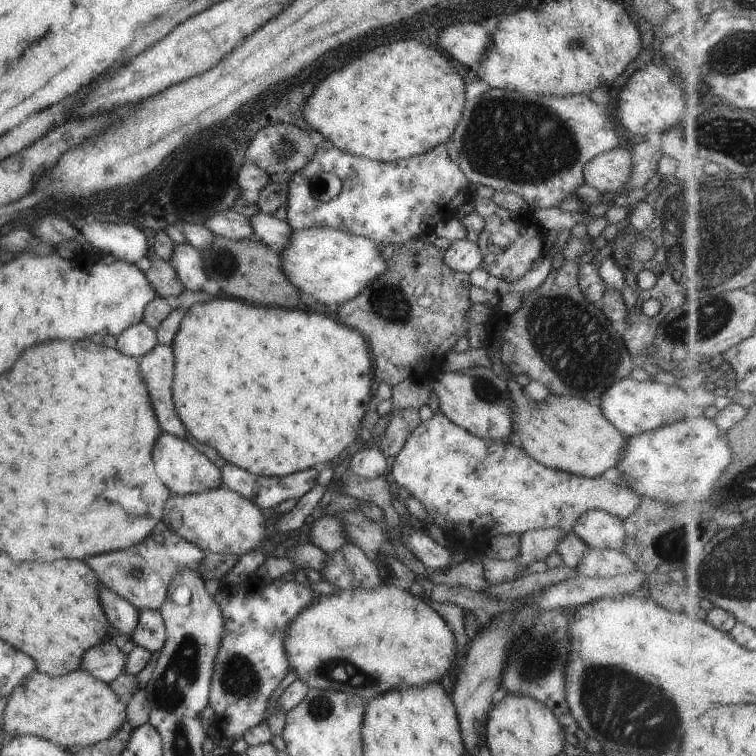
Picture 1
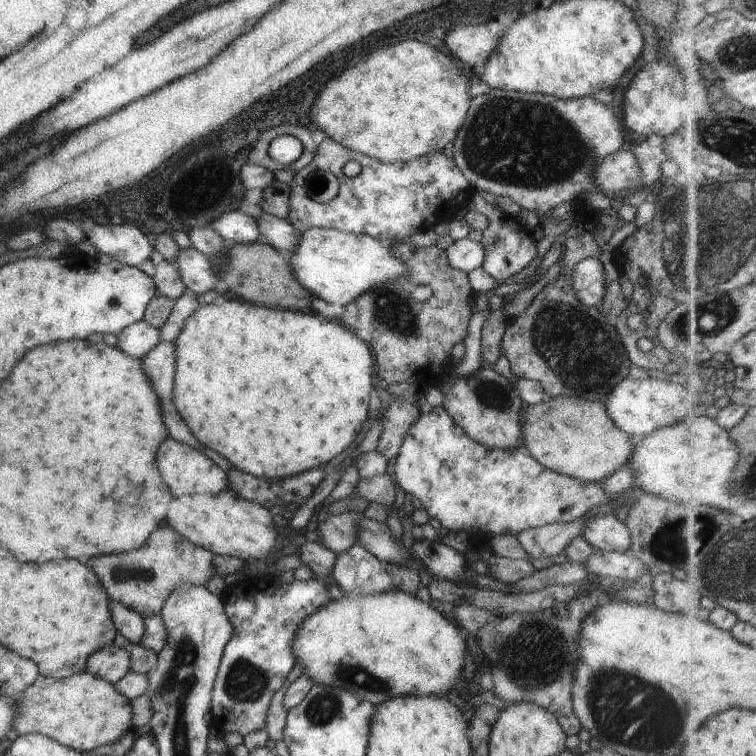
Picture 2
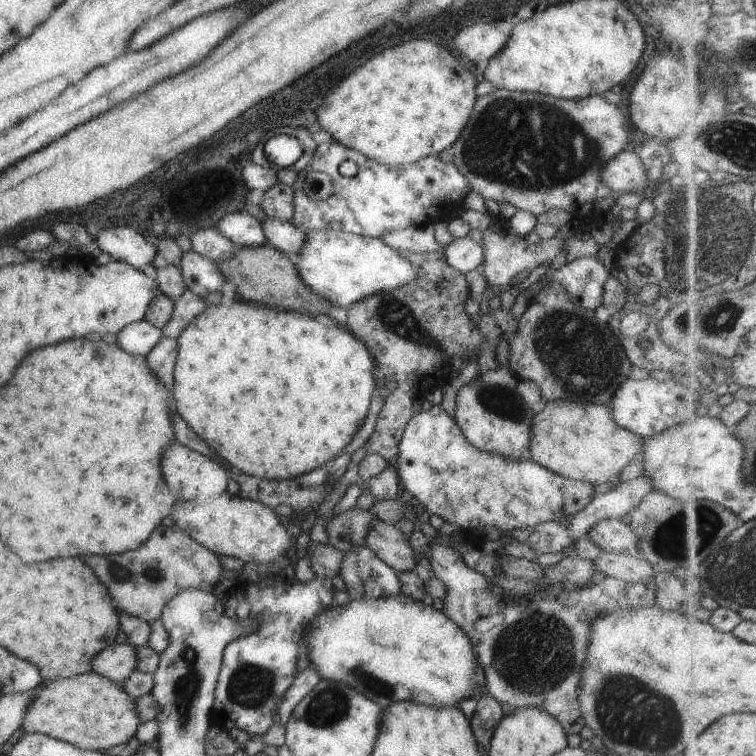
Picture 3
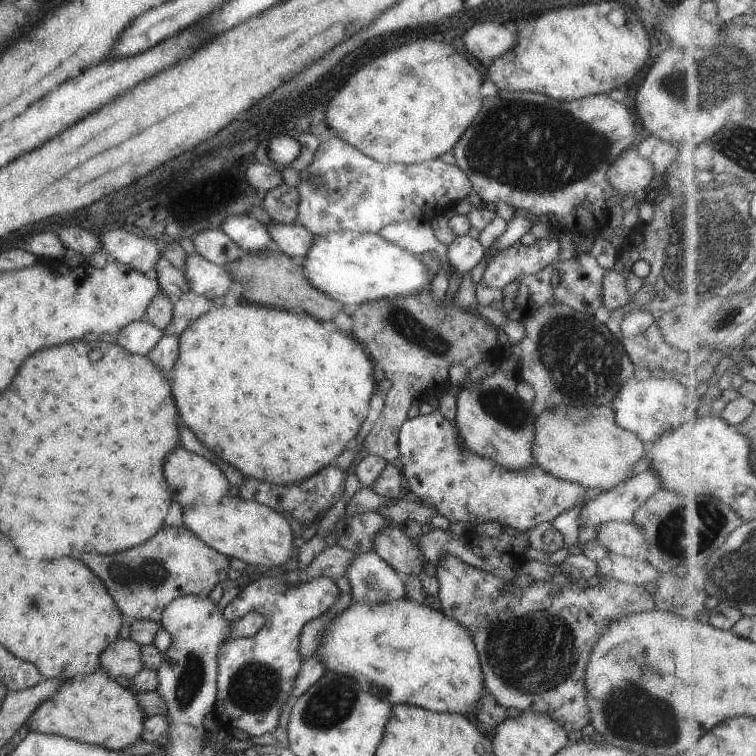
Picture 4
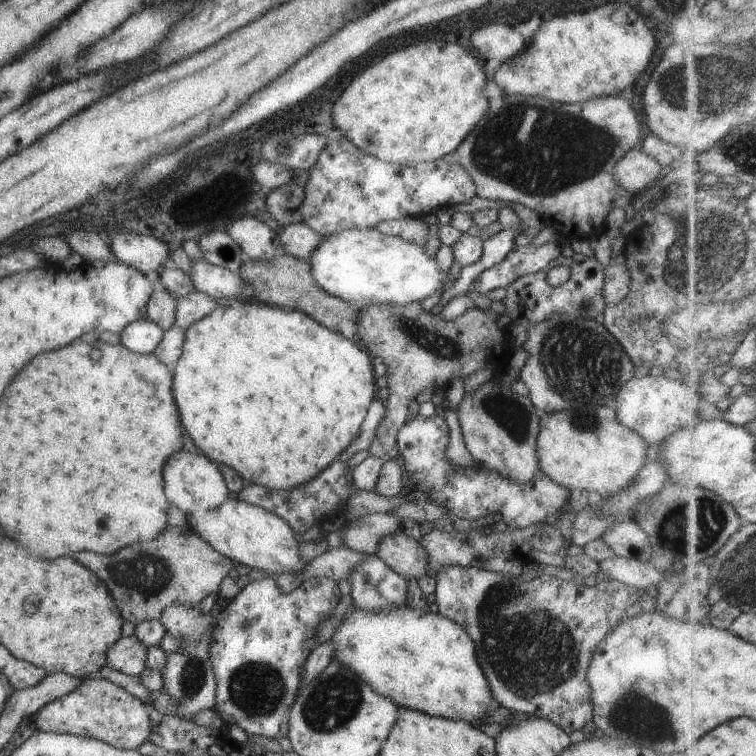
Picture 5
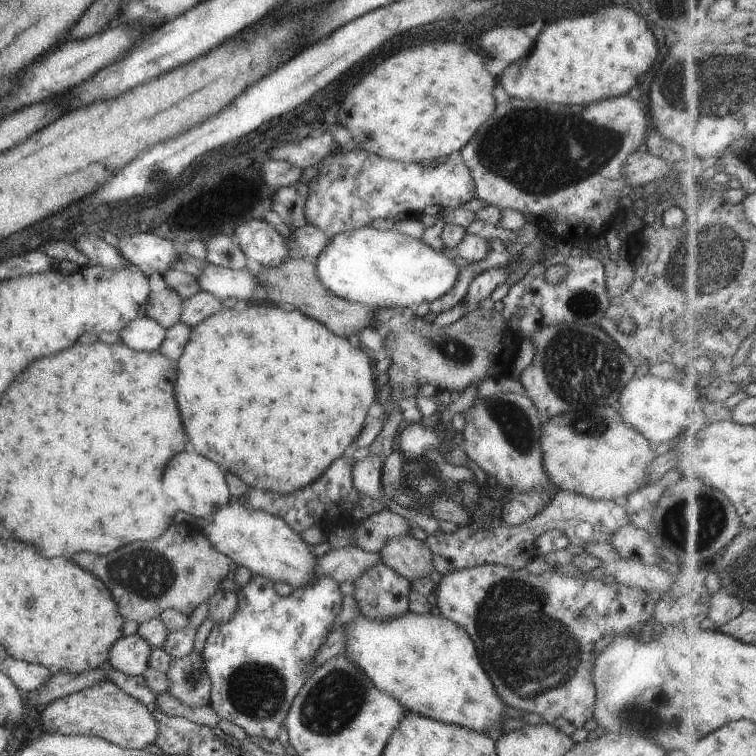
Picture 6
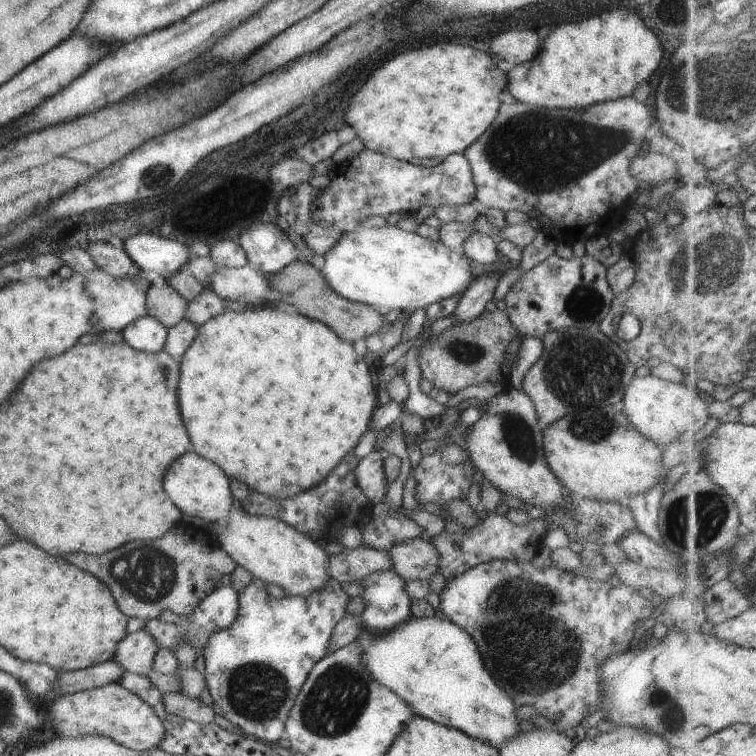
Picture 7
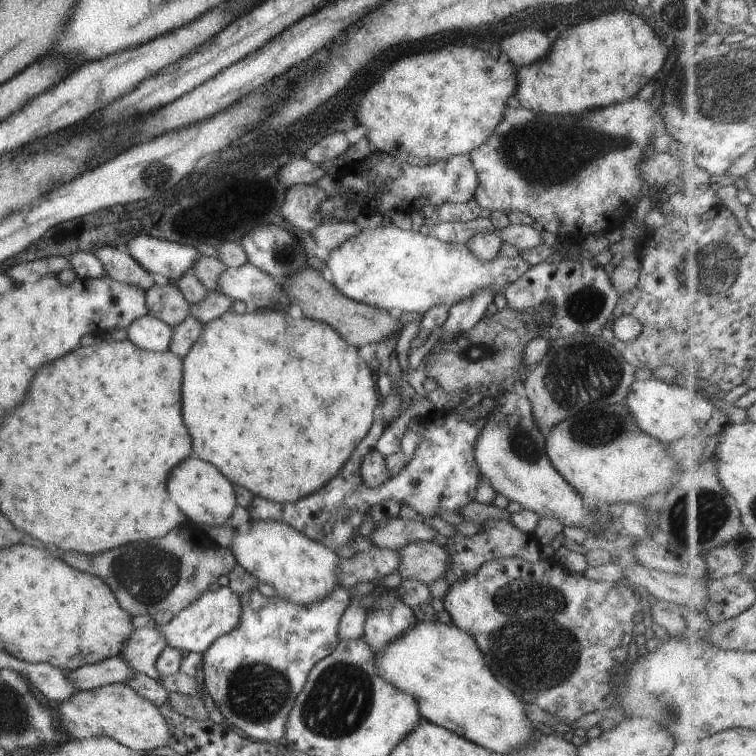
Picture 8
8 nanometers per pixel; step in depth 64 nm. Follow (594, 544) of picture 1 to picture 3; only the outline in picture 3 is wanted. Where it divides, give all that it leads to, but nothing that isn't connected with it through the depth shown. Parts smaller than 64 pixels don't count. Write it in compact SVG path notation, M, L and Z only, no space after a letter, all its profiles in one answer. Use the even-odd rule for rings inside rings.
M601 520L591 526L587 535L602 551L612 551L633 557L640 556L639 538L635 535L633 527L626 521Z

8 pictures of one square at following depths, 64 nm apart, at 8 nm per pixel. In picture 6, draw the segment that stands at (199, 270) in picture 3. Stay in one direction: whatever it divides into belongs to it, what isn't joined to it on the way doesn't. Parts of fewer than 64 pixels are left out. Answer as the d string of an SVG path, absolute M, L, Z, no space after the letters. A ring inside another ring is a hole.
M205 264L202 274L197 276L199 291L209 292L220 301L226 298L236 298L241 304L254 301L251 294L257 286L257 280L246 268L227 270L226 268Z

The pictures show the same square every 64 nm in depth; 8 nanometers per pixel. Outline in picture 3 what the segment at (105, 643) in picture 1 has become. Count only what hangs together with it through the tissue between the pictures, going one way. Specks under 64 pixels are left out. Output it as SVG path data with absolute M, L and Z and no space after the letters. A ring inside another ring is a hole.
M114 642L91 658L90 672L100 674L111 682L119 683L136 669L135 664L137 664L135 647L129 642L125 644Z

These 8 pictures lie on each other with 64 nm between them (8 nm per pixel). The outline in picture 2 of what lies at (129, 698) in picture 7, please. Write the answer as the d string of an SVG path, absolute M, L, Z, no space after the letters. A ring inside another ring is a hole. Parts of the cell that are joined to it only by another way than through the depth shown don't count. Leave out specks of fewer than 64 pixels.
M83 670L75 672L69 677L54 679L37 674L33 684L29 684L23 692L18 695L15 702L15 718L11 724L11 730L15 730L18 735L37 733L55 740L57 744L72 748L76 751L86 752L103 744L117 742L127 730L133 728L131 722L130 699L125 698L115 690L113 683L105 682L103 678L93 676Z

